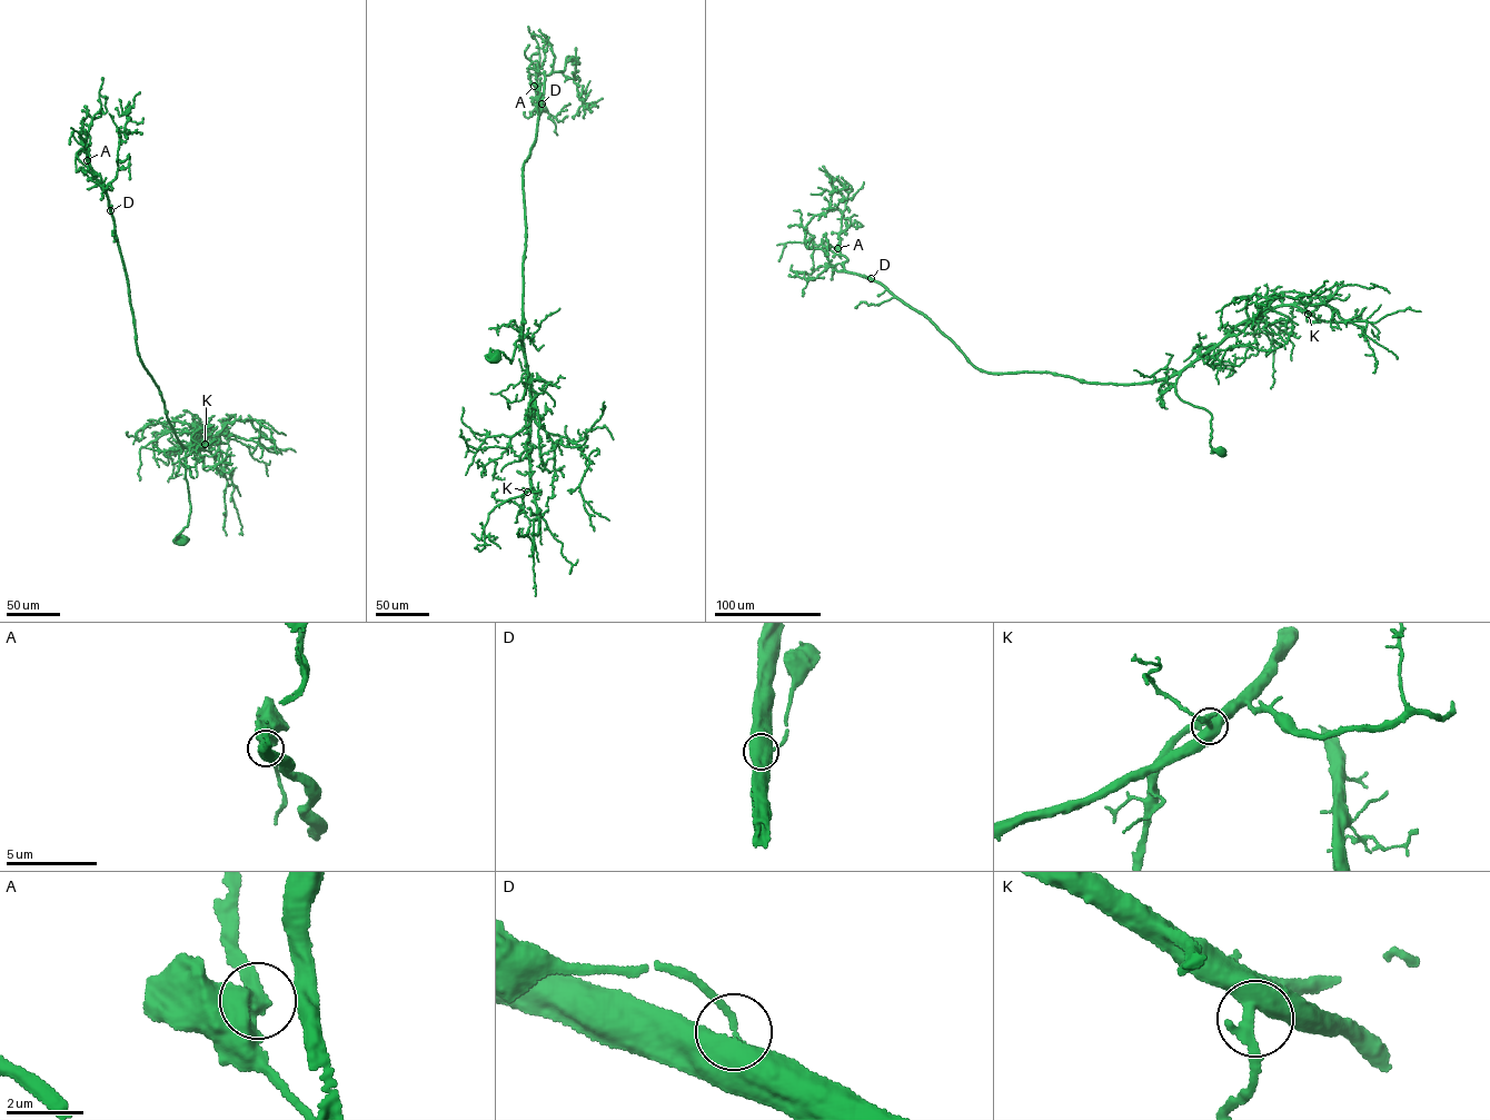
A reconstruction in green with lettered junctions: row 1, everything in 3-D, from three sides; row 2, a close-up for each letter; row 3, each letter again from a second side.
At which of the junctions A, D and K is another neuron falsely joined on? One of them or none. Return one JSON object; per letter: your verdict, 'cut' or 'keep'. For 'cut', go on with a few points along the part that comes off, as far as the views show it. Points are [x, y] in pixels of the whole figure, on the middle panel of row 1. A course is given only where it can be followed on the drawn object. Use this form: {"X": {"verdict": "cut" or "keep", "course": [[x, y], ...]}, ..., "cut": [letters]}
{"A": {"verdict": "cut"}, "D": {"verdict": "keep"}, "K": {"verdict": "keep"}, "cut": ["A"]}

